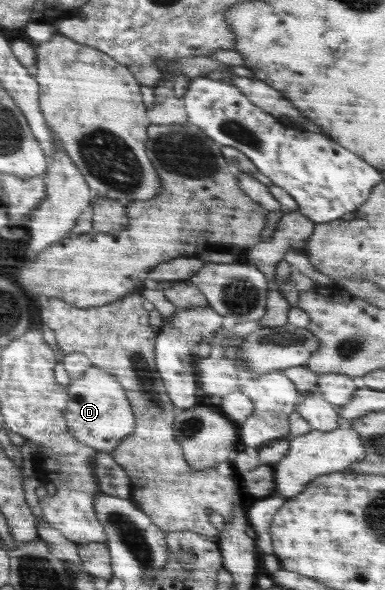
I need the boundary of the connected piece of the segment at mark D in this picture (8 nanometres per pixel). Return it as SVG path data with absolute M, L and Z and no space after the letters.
M92 366L84 372L82 378L70 382L67 392L70 399L67 404L66 422L71 433L82 441L82 444L110 453L125 436L132 434L133 428L136 427L136 414L125 387L114 375Z

